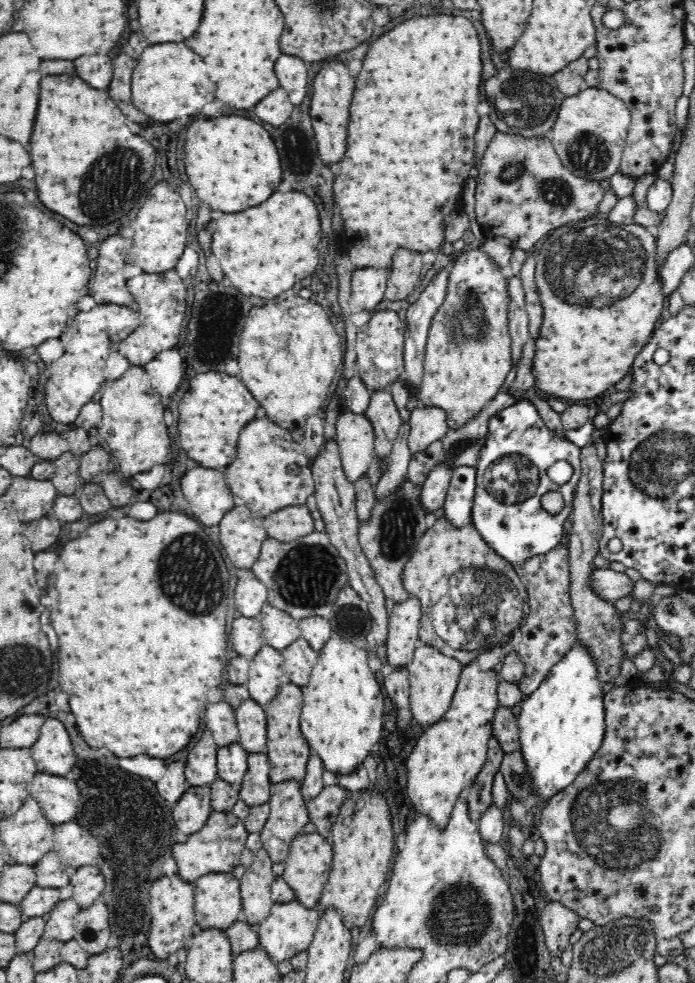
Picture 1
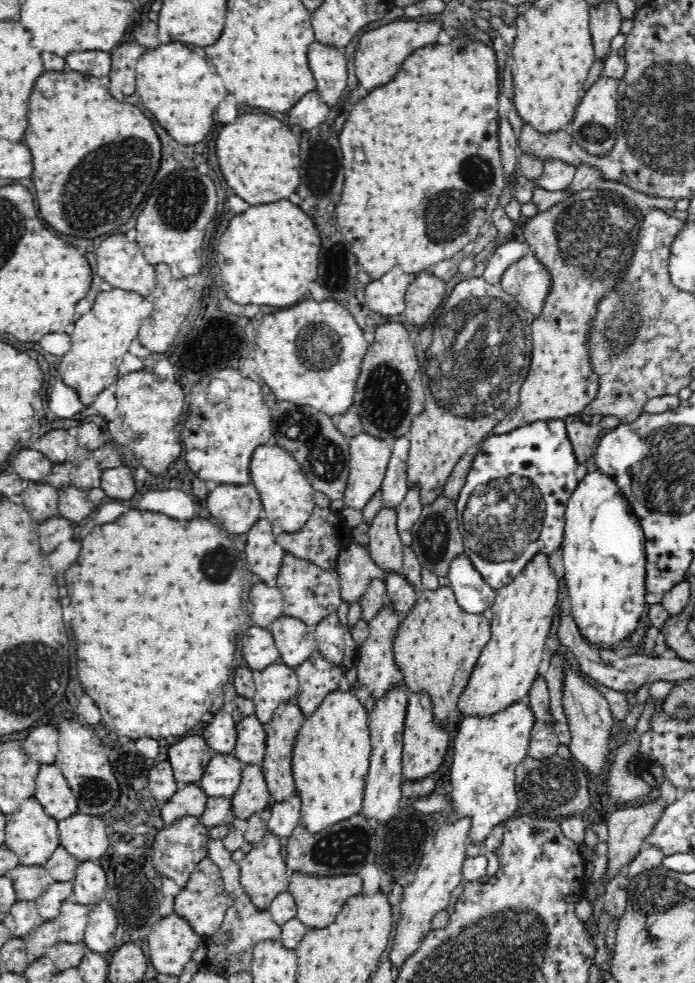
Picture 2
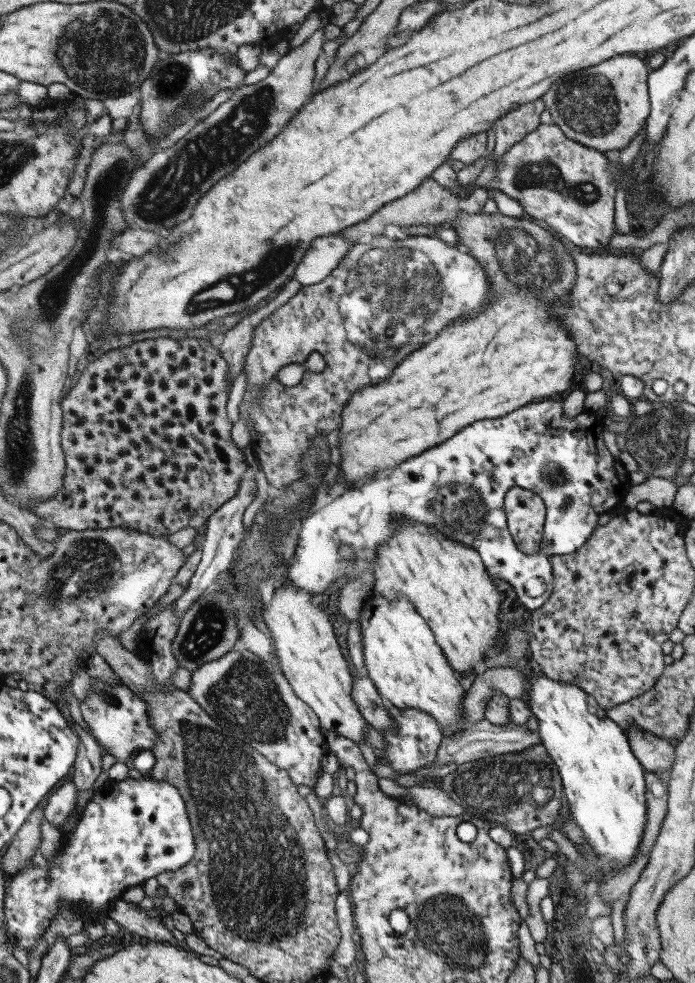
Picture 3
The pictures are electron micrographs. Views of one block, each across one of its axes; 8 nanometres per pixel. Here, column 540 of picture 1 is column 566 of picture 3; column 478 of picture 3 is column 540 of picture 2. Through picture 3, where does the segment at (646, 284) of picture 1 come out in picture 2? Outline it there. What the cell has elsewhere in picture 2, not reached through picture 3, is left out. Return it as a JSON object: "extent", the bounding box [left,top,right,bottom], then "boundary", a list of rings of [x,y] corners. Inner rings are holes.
{"extent":[492,189,645,435],"boundary":[[[584,189],[578,194],[539,212],[525,224],[522,230],[524,242],[529,244],[533,255],[546,267],[552,284],[546,295],[542,312],[531,322],[532,358],[527,377],[519,390],[519,400],[507,418],[493,428],[492,434],[501,435],[515,428],[536,423],[540,420],[566,420],[575,418],[596,398],[600,377],[594,373],[590,363],[590,339],[599,302],[604,294],[626,282],[628,264],[634,254],[638,228],[645,216],[632,199],[610,189]]]}

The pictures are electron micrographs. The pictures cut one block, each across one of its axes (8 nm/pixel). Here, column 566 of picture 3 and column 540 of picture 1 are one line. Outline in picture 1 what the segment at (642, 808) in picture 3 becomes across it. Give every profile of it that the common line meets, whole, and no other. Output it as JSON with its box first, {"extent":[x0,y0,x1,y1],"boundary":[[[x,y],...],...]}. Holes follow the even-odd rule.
{"extent":[517,642,605,801],"boundary":[[[576,642],[566,657],[546,675],[540,687],[521,702],[521,711],[517,716],[519,751],[528,767],[531,789],[533,794],[537,794],[537,798],[547,801],[560,790],[566,789],[598,752],[605,733],[604,696],[602,685],[598,681],[596,661],[586,647]]]}

